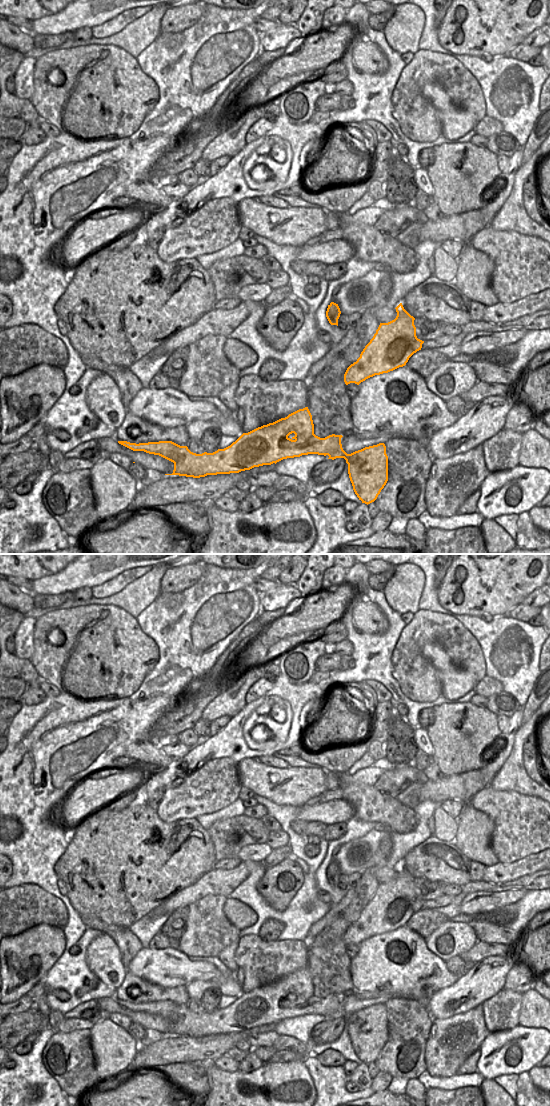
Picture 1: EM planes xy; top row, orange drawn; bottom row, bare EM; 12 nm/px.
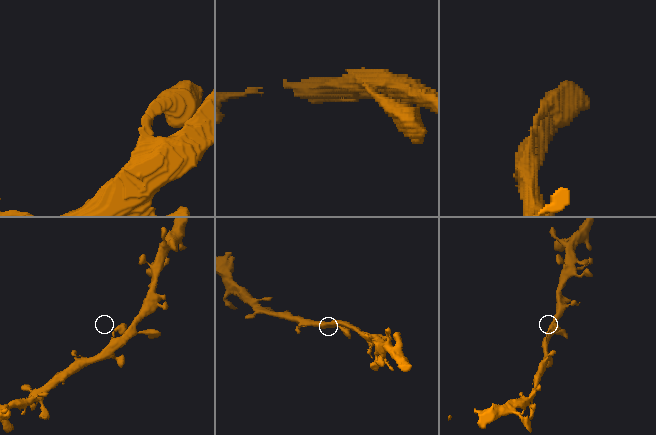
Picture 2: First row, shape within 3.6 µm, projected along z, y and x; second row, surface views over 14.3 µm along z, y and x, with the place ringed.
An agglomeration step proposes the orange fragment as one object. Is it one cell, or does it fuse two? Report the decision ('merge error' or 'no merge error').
no merge error

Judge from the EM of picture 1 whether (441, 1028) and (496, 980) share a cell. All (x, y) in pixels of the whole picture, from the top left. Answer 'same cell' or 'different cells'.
different cells

